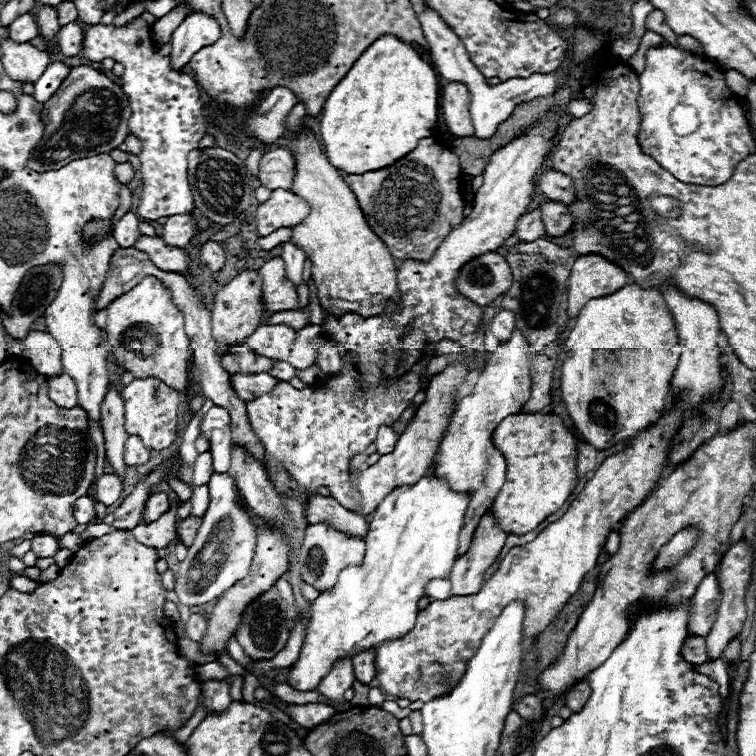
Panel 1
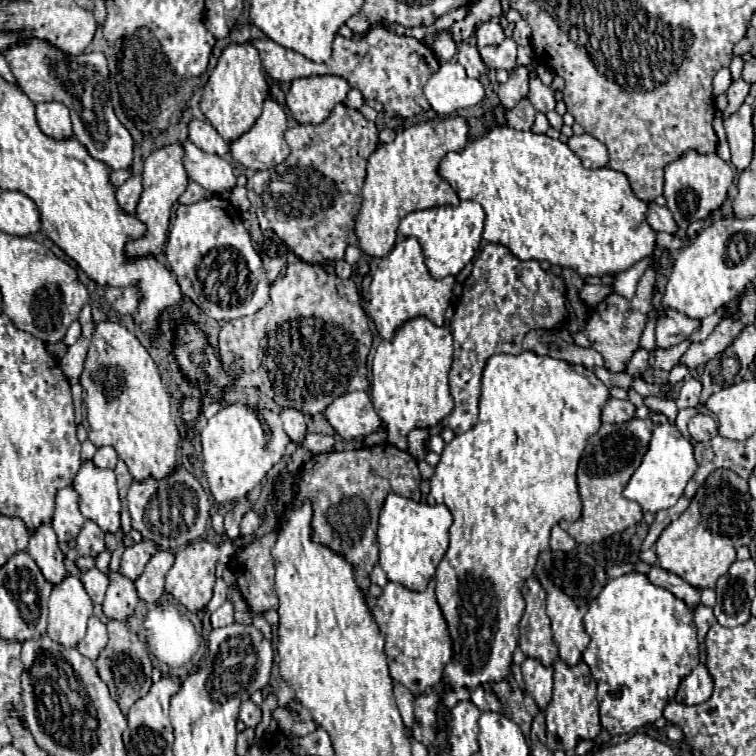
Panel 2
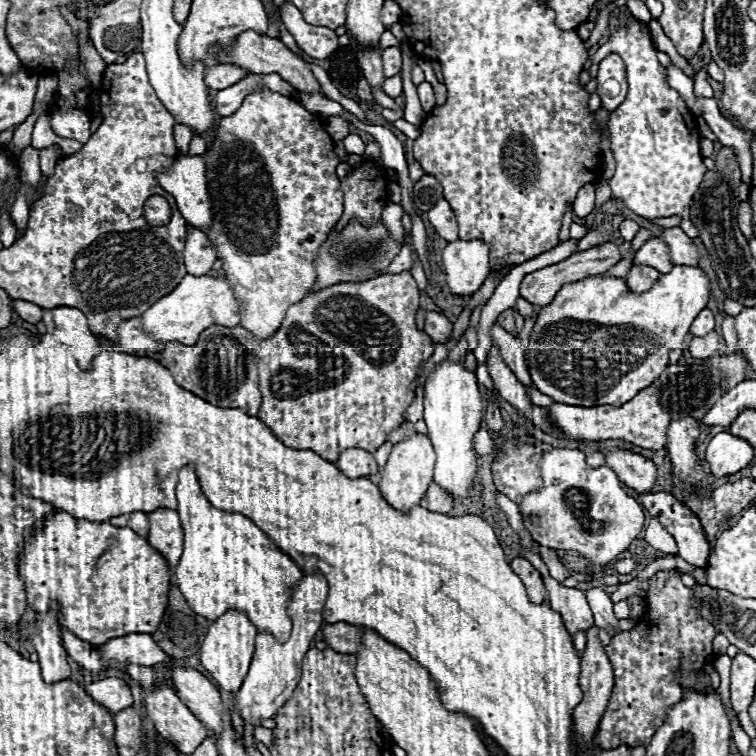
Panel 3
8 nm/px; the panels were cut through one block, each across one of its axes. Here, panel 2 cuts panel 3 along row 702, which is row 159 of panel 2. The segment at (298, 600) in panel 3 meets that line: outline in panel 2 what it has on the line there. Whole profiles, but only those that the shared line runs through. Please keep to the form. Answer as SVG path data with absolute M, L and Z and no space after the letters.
M266 98L264 106L262 106L262 114L254 122L254 126L248 132L244 132L242 136L238 136L236 140L230 142L230 154L236 162L240 162L240 164L244 164L246 168L252 168L252 170L272 168L272 166L284 162L284 158L290 154L290 148L284 140L286 130L288 130L288 118L286 118L284 108L278 102Z

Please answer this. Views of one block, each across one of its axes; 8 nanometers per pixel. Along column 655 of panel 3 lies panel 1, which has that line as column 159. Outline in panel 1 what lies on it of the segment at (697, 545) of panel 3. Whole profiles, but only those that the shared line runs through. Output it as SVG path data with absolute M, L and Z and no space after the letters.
M164 492L152 494L152 496L148 498L148 502L146 502L146 508L144 508L142 516L144 516L146 520L152 520L152 522L154 522L154 520L158 520L162 514L166 514L168 508L170 508L168 494L164 494Z

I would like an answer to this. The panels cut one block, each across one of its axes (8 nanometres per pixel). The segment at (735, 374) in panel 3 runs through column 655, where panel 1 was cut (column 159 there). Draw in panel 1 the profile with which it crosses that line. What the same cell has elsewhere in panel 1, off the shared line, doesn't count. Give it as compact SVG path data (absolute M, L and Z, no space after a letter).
M146 378L146 380L134 380L126 388L120 390L120 396L124 400L124 412L126 412L126 432L132 436L140 436L142 442L148 448L162 450L168 448L176 436L178 436L178 410L182 404L182 398L176 390L168 388L156 378Z

